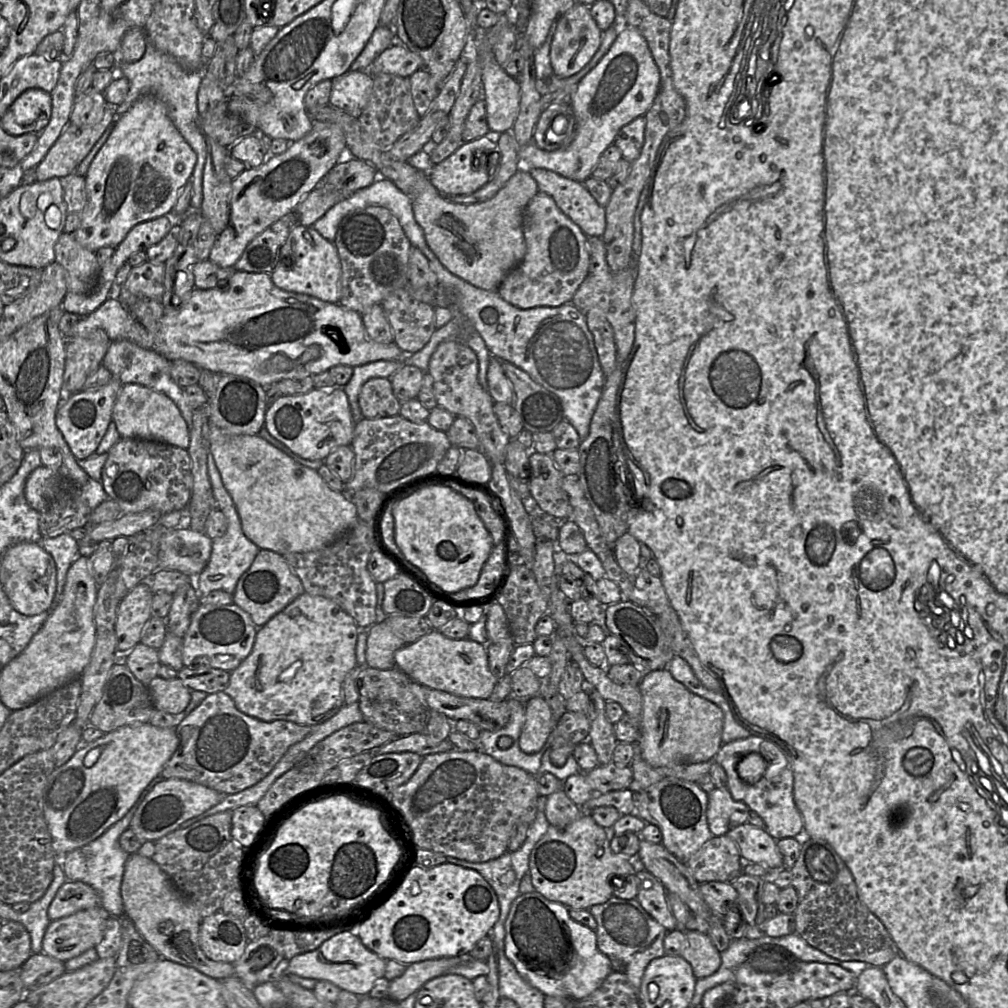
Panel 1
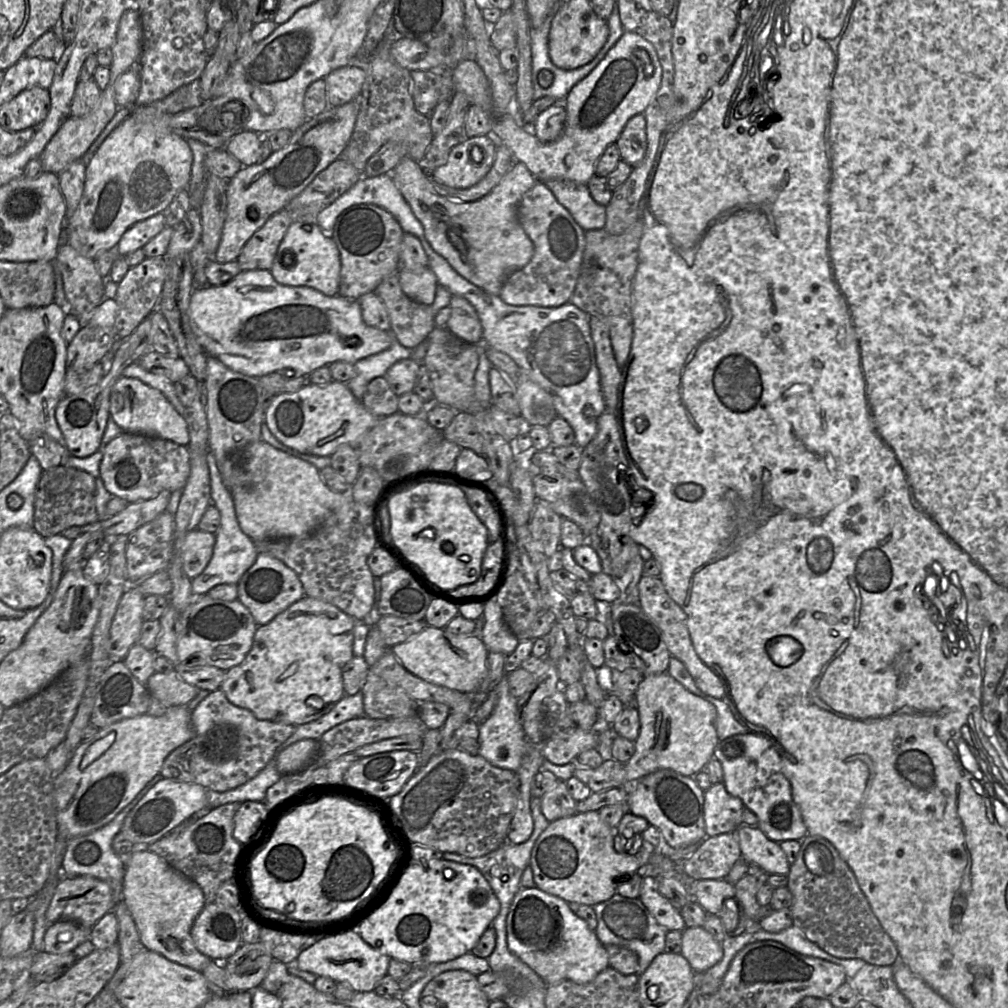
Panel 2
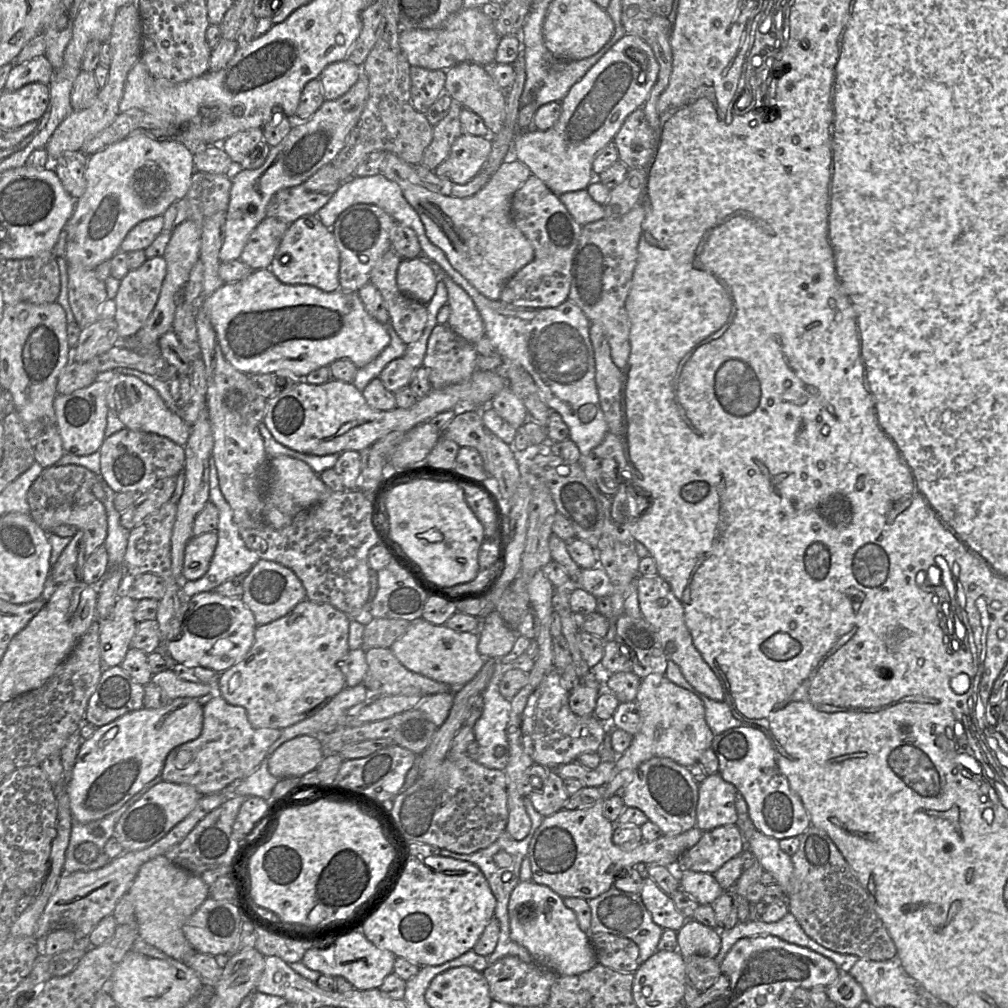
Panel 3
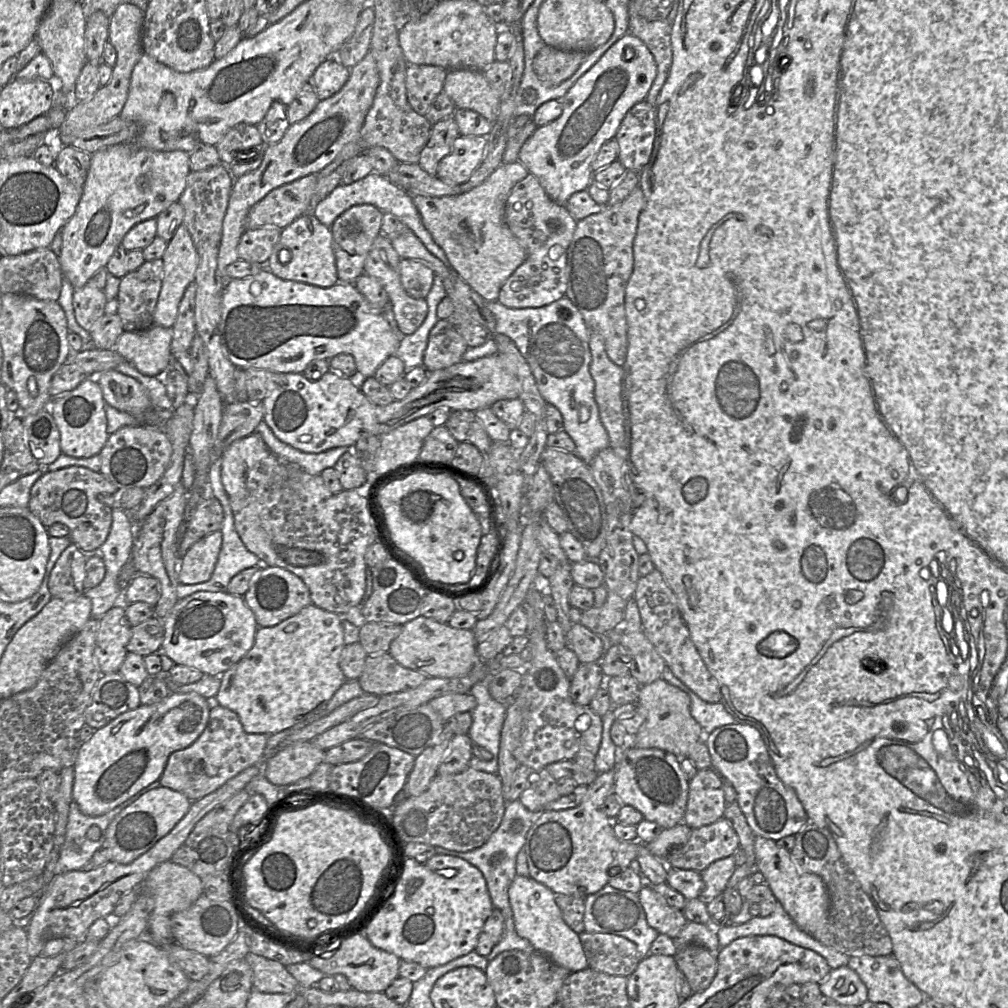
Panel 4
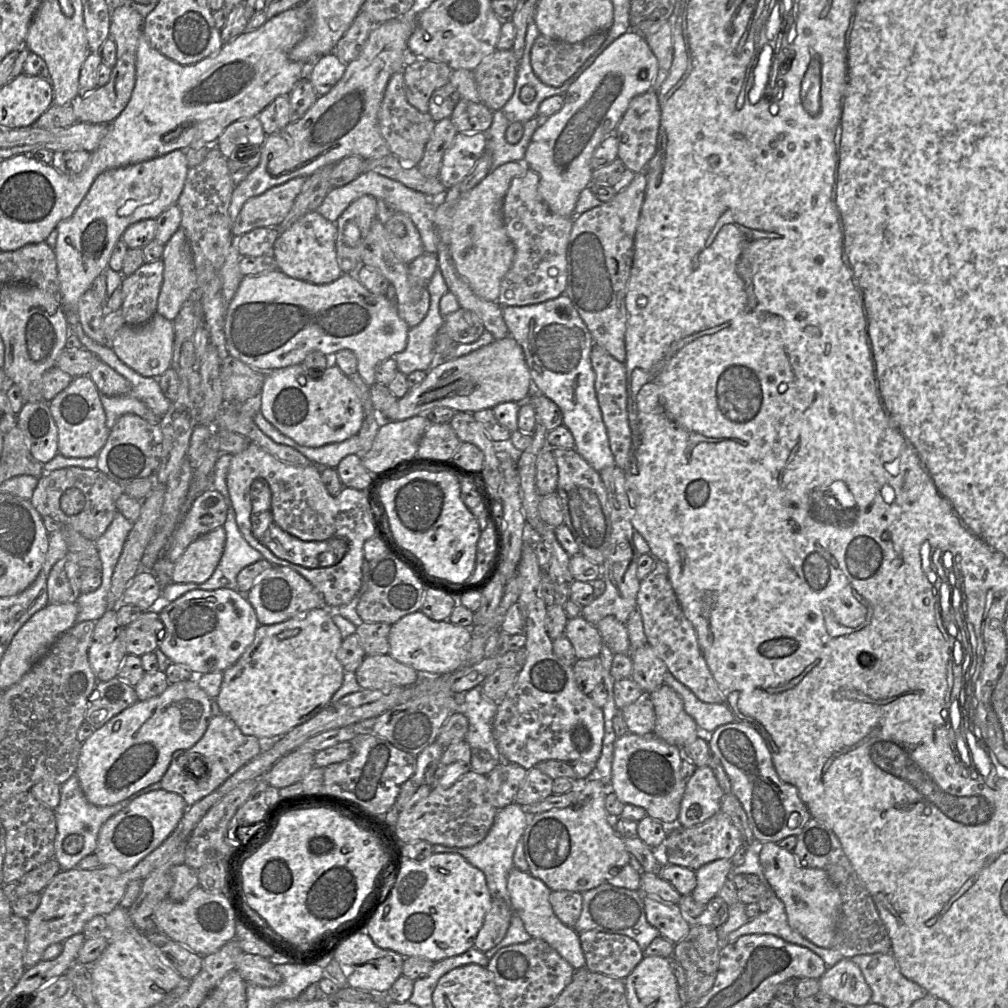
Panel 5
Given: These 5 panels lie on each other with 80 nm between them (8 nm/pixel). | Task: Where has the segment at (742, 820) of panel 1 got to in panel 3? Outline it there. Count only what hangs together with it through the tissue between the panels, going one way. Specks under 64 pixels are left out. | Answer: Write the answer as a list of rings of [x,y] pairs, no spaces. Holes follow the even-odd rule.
[[[719,773],[706,776],[698,786],[696,827],[705,832],[736,824],[736,797],[735,786],[726,782]]]

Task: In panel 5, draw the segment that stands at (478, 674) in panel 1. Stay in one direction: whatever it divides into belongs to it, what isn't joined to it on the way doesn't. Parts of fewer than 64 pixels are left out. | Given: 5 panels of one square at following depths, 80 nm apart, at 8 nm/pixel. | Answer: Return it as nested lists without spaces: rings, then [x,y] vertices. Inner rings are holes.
[[[420,610],[408,614],[391,625],[389,655],[416,670],[420,675],[444,675],[457,671],[470,650],[471,629],[446,621],[434,621]]]

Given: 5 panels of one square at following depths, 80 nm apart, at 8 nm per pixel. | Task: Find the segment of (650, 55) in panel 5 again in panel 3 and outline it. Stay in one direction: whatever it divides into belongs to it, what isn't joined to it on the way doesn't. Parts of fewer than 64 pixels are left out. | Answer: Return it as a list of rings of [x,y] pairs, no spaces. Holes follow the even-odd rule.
[[[626,33],[561,100],[561,115],[548,130],[519,131],[511,156],[529,168],[557,196],[587,189],[594,179],[592,163],[613,139],[626,117],[642,108],[657,81],[659,64],[651,47],[636,35]]]

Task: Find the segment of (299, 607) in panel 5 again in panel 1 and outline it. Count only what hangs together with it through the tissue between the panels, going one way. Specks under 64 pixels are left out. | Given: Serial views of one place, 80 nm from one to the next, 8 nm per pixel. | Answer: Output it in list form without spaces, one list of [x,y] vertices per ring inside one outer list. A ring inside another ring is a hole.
[[[260,549],[249,569],[239,578],[233,593],[233,603],[248,613],[256,627],[262,627],[305,592],[299,577],[283,555]]]

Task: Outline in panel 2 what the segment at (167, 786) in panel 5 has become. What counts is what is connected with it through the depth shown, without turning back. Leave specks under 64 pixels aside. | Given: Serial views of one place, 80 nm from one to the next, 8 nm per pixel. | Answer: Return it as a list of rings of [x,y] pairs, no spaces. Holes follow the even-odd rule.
[[[220,689],[210,692],[191,711],[191,723],[194,737],[166,757],[160,775],[164,779],[201,785],[217,793],[235,789],[254,778],[296,727],[282,722],[259,720],[251,711],[232,704]]]

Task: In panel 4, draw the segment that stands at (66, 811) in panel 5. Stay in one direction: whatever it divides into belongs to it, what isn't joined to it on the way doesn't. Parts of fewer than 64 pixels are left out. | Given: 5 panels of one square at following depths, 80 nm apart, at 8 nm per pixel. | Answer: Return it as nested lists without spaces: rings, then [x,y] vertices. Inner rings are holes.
[[[155,781],[114,809],[99,816],[88,816],[82,813],[77,803],[72,801],[69,806],[65,841],[60,849],[56,865],[56,875],[80,870],[87,866],[93,854],[103,846],[107,827],[113,819],[143,794],[160,786],[160,782]],[[91,826],[97,826],[100,829],[100,839],[92,841],[86,837],[87,831]]]

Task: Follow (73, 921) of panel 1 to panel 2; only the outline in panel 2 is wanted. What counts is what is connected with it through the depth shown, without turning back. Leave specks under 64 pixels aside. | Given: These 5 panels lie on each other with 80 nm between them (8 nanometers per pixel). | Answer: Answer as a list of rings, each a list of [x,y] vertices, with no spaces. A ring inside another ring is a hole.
[[[56,922],[48,925],[44,935],[44,951],[50,954],[64,954],[73,952],[81,943],[90,939],[91,928],[73,922]]]

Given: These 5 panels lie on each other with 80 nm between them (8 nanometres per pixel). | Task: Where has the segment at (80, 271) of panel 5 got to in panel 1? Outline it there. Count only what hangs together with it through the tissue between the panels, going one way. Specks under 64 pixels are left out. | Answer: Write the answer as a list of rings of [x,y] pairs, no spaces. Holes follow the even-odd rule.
[[[153,94],[142,95],[133,103],[127,112],[116,118],[109,137],[91,162],[85,175],[86,205],[82,214],[80,226],[72,232],[72,235],[80,245],[93,252],[102,247],[116,248],[135,225],[161,216],[170,215],[177,201],[179,192],[191,179],[196,160],[197,156],[195,152],[169,118],[167,108],[163,101]]]

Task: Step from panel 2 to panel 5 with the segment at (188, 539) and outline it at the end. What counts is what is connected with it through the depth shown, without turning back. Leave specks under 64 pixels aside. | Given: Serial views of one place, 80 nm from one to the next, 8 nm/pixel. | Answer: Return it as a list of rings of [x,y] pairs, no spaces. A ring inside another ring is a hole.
[[[223,527],[195,539],[174,563],[171,583],[206,582],[221,560],[225,542],[226,531]]]

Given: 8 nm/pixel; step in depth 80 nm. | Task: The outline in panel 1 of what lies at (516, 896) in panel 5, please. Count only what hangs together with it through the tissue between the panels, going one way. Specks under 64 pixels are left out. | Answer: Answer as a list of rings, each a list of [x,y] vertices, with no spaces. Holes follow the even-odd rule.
[[[537,891],[518,895],[505,921],[505,954],[519,974],[545,996],[584,999],[601,986],[613,966],[598,949],[596,932],[574,921],[569,912],[562,903],[550,901]]]

